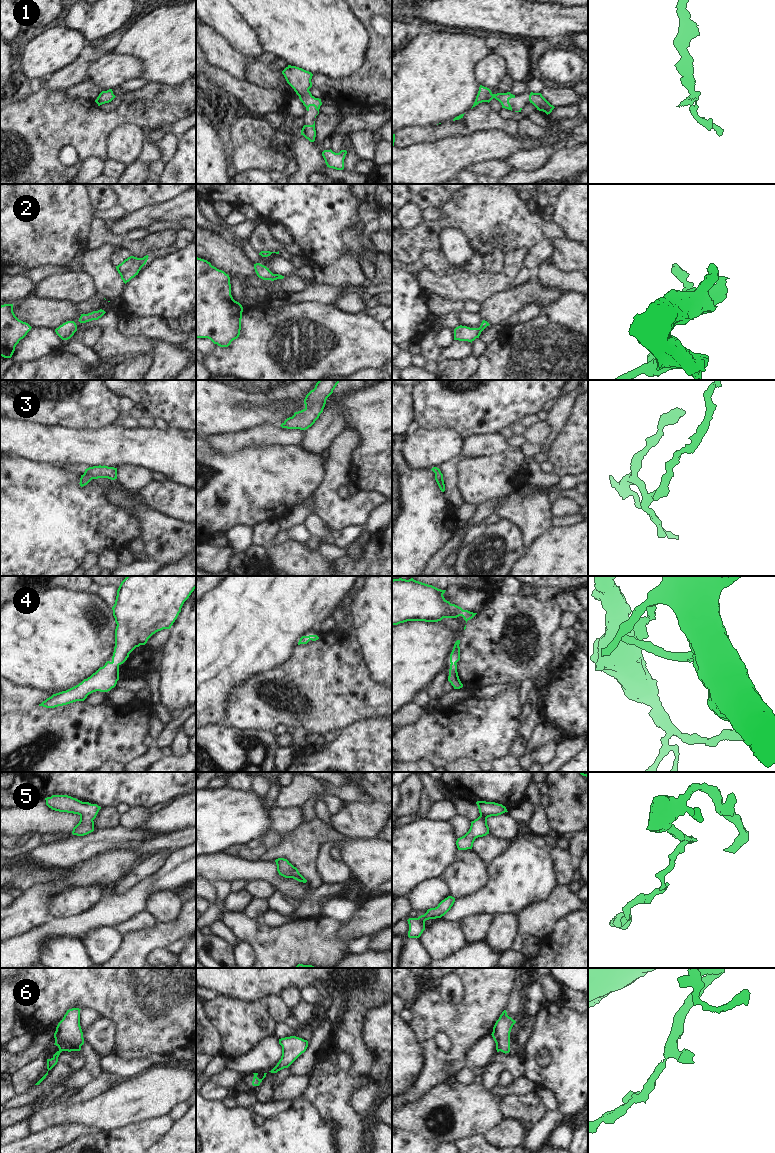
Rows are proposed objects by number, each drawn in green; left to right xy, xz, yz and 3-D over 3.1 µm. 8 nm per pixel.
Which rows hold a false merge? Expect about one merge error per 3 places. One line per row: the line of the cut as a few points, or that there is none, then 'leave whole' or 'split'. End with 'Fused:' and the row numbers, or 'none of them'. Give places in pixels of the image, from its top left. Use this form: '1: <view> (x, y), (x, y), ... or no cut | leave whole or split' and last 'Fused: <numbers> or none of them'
1: no cut | leave whole
2: no cut | leave whole
3: no cut | leave whole
4: no cut | leave whole
5: no cut | leave whole
6: no cut | leave whole
Fused: none of them

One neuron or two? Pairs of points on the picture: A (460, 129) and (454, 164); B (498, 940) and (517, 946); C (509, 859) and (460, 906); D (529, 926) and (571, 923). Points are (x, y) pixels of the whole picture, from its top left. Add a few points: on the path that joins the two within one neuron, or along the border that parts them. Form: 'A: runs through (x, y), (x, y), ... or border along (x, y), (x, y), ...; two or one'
A: border along (482, 130), (467, 135), (445, 136), (436, 140); two
B: border along (518, 934), (510, 949); two
C: runs through (509, 876), (509, 880), (489, 900), (477, 903); one
D: border along (576, 910), (565, 915), (555, 929), (541, 940); two

